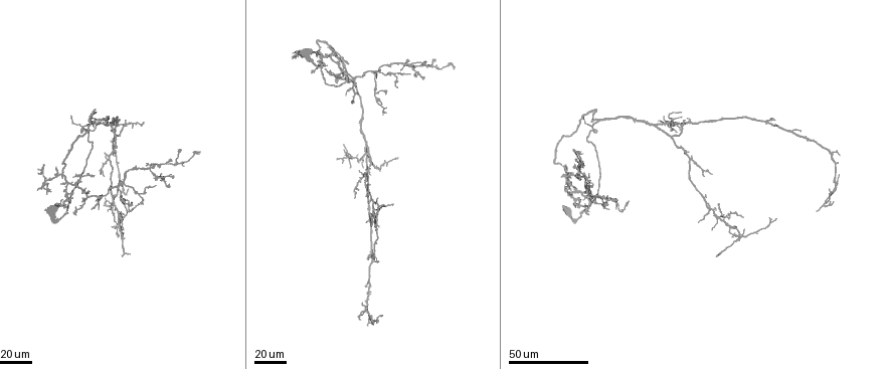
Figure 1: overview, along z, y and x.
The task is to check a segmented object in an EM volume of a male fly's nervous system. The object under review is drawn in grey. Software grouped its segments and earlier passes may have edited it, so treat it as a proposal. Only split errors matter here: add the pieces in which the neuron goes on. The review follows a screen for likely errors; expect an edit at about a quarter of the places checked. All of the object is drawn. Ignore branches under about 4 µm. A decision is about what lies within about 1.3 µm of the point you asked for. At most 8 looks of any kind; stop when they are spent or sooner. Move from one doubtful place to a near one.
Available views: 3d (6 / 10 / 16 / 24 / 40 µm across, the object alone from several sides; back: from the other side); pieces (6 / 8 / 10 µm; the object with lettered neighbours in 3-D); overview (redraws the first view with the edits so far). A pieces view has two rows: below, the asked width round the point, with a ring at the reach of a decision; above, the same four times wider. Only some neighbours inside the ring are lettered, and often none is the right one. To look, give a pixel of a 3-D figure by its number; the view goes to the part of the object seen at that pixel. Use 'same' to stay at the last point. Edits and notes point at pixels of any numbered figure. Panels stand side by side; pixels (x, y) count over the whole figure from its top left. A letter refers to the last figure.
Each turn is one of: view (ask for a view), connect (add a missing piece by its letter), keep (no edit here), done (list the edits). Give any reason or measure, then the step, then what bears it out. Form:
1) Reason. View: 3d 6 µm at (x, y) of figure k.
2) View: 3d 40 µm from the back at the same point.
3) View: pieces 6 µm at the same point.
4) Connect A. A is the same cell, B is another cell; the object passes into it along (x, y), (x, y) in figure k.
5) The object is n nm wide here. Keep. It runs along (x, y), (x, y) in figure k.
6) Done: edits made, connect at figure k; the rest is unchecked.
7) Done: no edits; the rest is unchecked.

Thin end. View: 3d 40 µm at (43, 164) of figure 1.

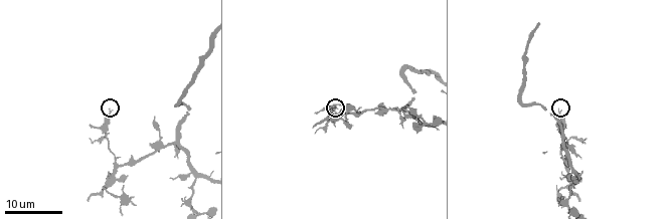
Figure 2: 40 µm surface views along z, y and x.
View: pieces 10 µm at (111, 108) of figure 2.

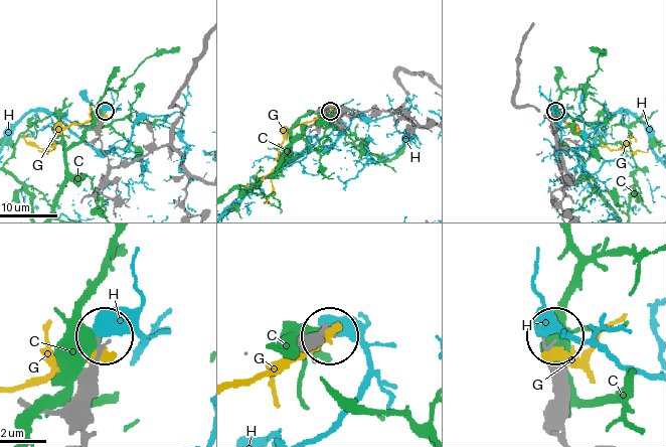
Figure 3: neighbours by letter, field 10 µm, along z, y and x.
Keep. C, G and H are other cells; it runs along (140, 156), (110, 164), (100, 138), (106, 111) in figure 3; none of them fits.

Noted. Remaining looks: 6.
An open end. View: 3d 16 µm at (316, 112) of figure 2.

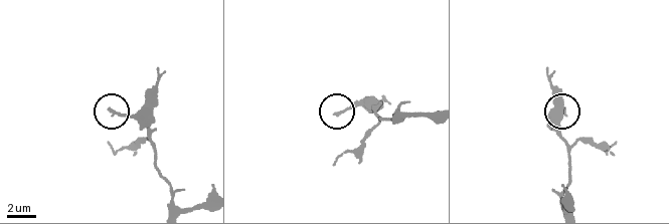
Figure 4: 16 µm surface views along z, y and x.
See the neighbours. View: pieces 8 µm at (336, 113) of figure 4.

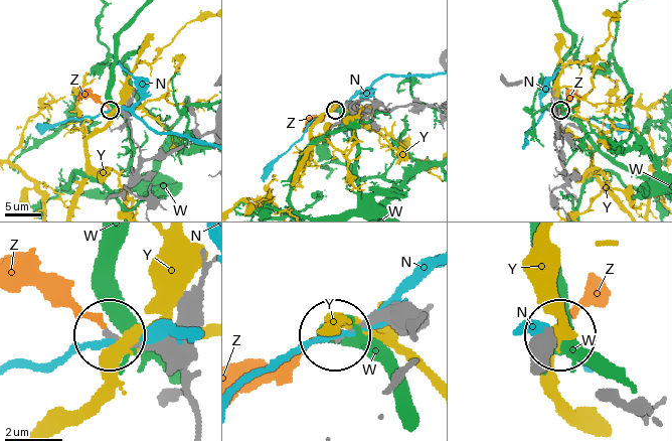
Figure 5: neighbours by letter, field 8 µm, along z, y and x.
The object is 170 nm wide here. Connect Z. Z is the same cell, N, W and Y are other cells; the object passes into it along (545, 354), (543, 347), (584, 299) in figure 5; it goes on there.

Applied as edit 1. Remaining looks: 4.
Free end. View: 3d 16 µm at (314, 126) of figure 2.

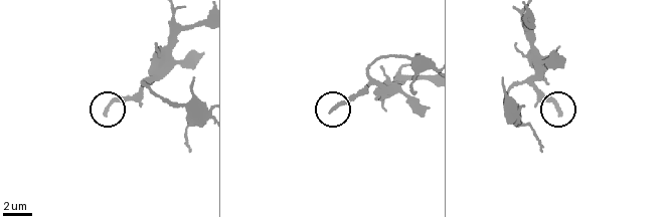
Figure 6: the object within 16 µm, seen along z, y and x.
View: pieces 6 µm at (330, 113) of figure 6.

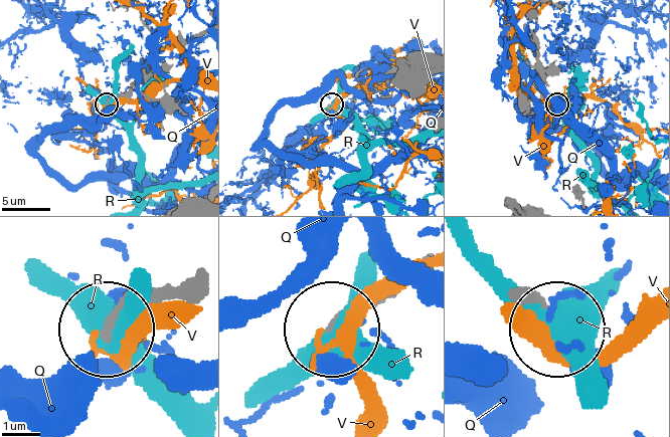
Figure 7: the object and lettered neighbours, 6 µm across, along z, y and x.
The object is 210 nm wide here. Keep. Q, R and V are other cells; none of them fits.

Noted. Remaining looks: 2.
Free end. View: 3d 40 µm at (594, 198) of figure 1.

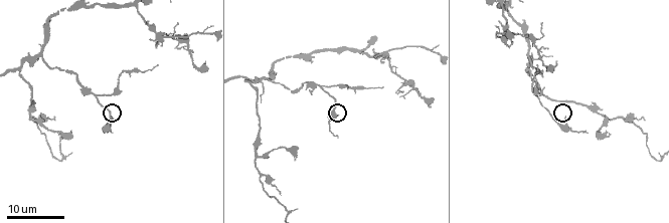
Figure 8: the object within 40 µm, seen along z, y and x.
View: pieces 8 µm at (112, 118) of figure 8.

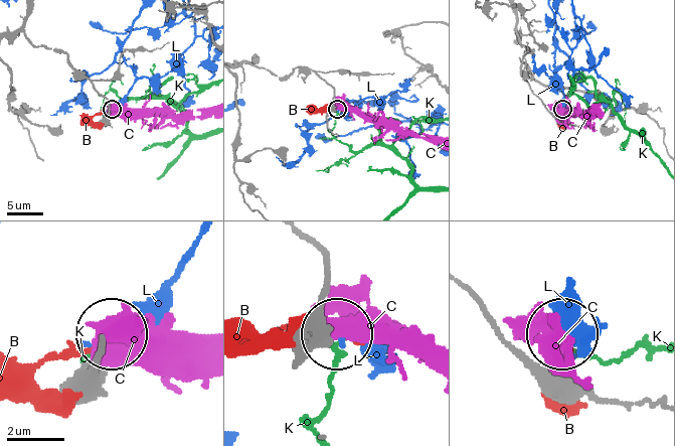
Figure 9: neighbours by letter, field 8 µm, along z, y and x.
Keep. B, C, K and L are other cells; none of them fits.

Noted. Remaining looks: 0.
Done: edits made, connect at figure 5; the rest is unchecked.

